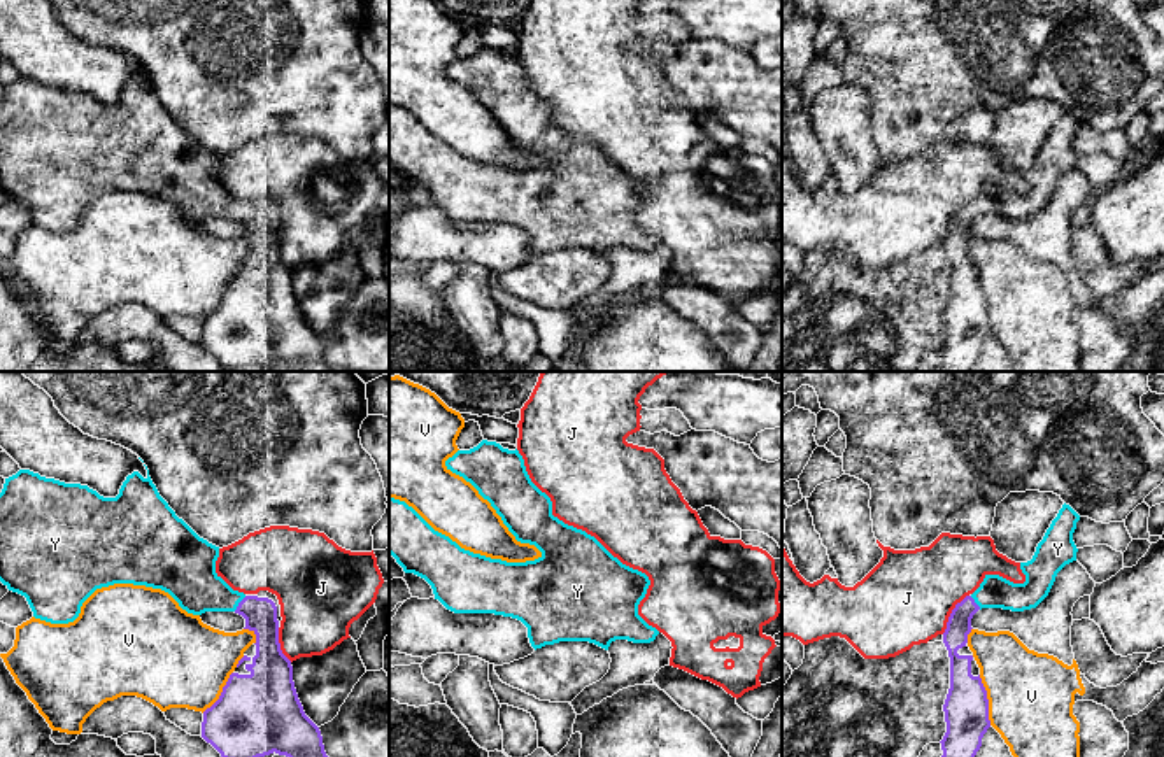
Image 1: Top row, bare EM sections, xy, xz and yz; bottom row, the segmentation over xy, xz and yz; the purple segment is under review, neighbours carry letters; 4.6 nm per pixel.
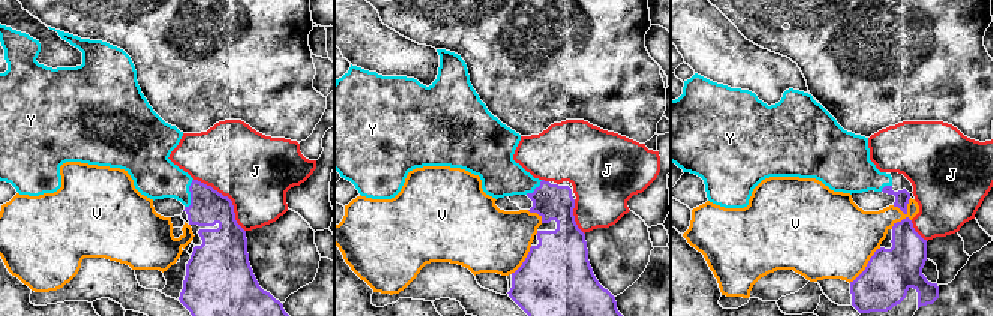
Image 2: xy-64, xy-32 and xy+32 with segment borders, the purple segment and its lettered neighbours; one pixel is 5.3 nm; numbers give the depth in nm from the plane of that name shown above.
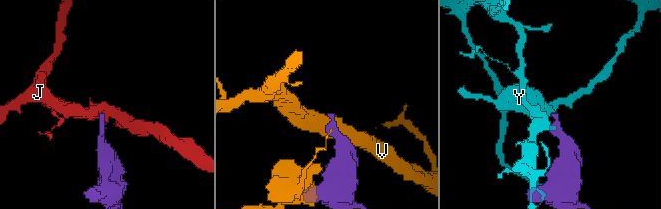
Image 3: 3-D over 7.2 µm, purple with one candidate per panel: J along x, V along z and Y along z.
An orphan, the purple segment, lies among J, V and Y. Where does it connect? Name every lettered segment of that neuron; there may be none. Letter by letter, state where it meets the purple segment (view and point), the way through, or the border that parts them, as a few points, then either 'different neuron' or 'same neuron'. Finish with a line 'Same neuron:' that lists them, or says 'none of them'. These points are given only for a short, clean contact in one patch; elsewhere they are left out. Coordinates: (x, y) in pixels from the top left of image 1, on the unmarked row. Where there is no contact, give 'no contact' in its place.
J: meets purple in yz at (951, 221); different neuron
V: meets purple in yz at (987, 307); different neuron
Y: meets purple in xy at (239, 211); runs through xy (260, 221), (239, 211), (202, 198), (191, 188); same neuron
Same neuron: Y

